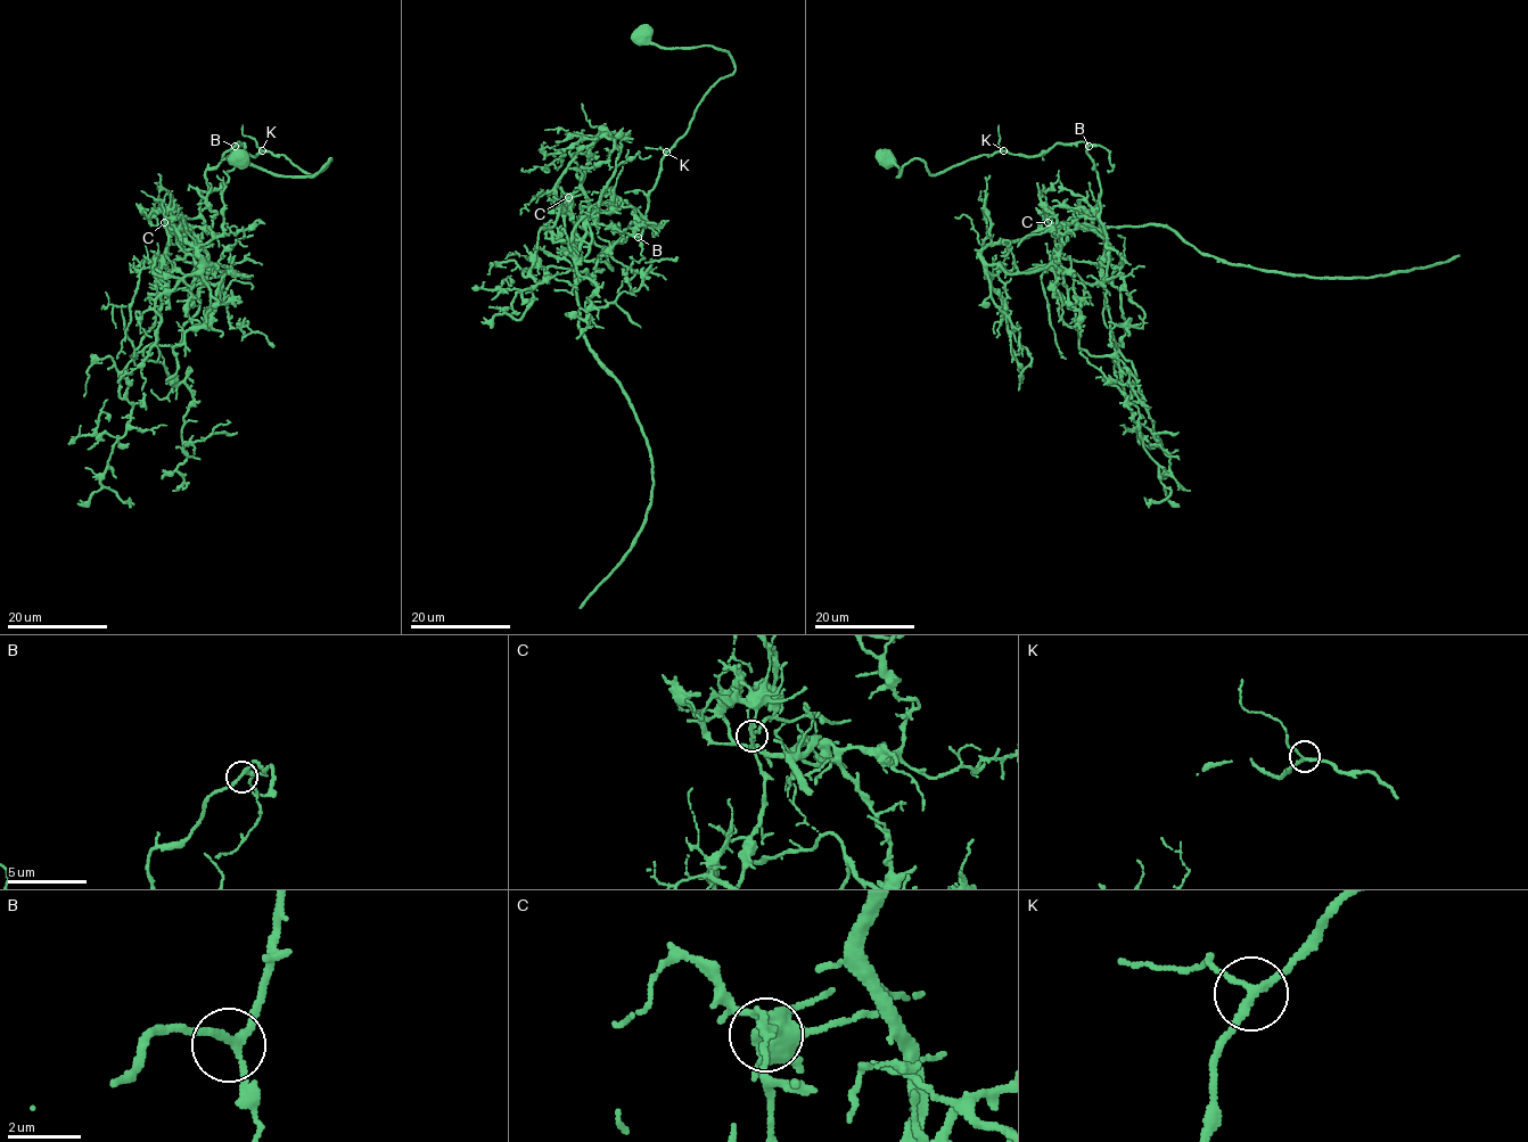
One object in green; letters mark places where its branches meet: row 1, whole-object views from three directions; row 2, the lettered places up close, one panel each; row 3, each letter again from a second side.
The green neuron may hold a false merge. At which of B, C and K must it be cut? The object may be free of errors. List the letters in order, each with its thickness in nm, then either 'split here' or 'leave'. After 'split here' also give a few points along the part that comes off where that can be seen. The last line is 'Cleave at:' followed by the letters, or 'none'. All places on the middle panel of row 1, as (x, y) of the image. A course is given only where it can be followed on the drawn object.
B: calibre 190 nm; leave
C: calibre 130 nm; split here; course (568, 197), (559, 237), (577, 251), (602, 132), (557, 183), (565, 207), (539, 231), (537, 264), (520, 255)
K: calibre 170 nm; leave
Cleave at: C

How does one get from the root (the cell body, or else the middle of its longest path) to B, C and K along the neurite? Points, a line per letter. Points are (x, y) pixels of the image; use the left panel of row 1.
B: (240, 157), (285, 177), (311, 177), (331, 161), (307, 174), (284, 155), (252, 156), (245, 144), (235, 146)
C: (240, 157), (285, 177), (311, 177), (331, 161), (307, 174), (238, 141), (205, 170), (200, 213), (164, 223)
K: (240, 157), (285, 177), (311, 177), (331, 161), (317, 174), (307, 174), (286, 156), (262, 150)

